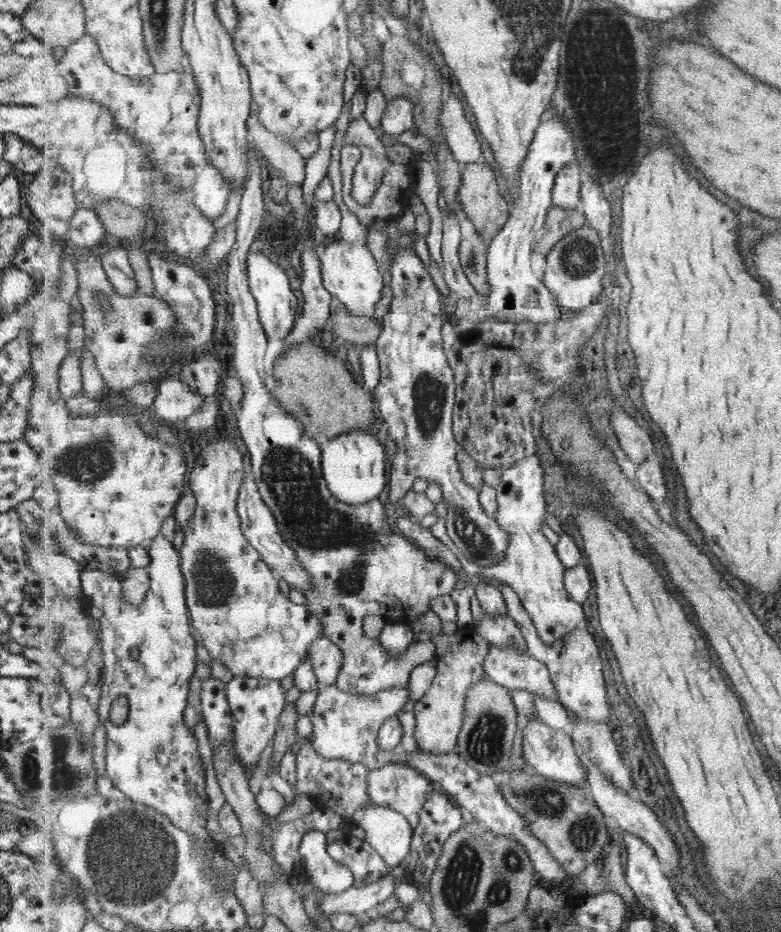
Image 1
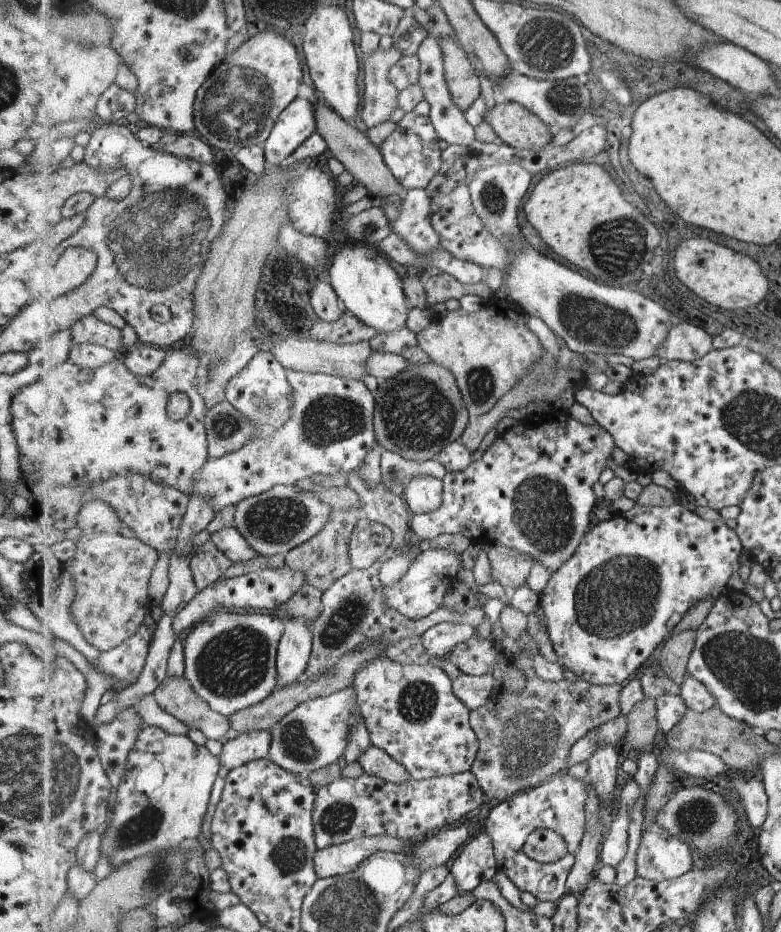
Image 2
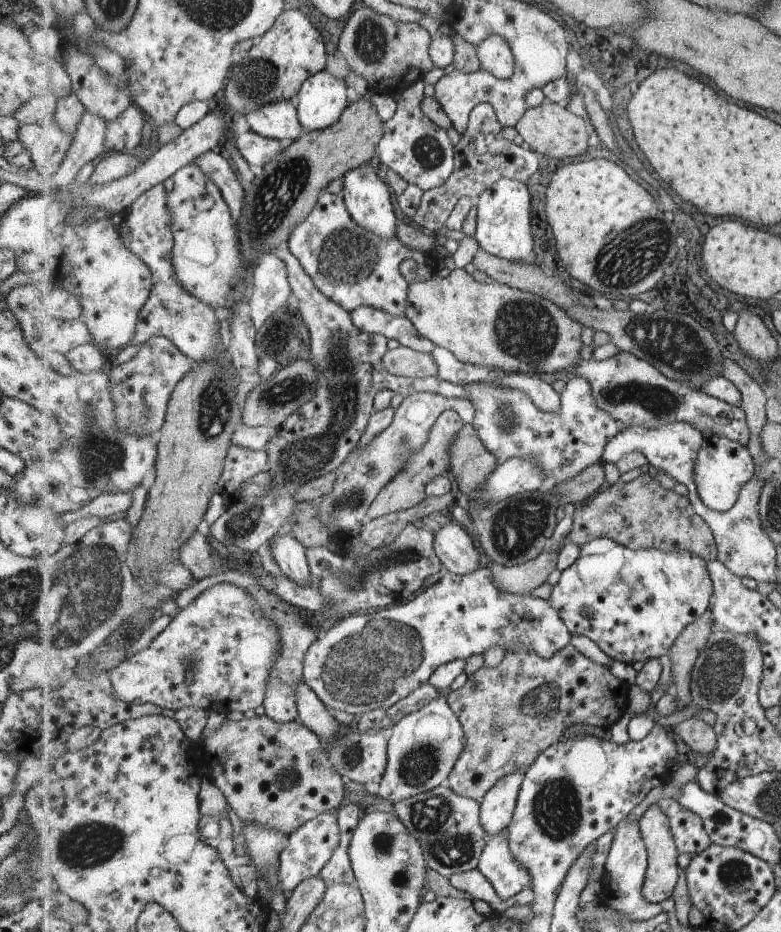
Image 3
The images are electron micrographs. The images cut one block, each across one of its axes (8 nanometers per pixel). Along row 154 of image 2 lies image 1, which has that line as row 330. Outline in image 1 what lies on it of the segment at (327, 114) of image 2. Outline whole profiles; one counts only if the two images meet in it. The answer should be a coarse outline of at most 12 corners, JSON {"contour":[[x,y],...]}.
{"contour":[[334,305],[333,338],[347,346],[377,343],[384,326]]}

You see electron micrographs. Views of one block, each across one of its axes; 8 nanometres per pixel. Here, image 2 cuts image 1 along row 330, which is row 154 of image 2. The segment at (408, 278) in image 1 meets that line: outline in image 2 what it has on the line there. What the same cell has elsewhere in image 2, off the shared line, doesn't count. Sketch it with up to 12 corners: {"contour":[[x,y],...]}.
{"contour":[[409,111],[380,145],[408,190],[441,170],[444,151],[430,115]]}

